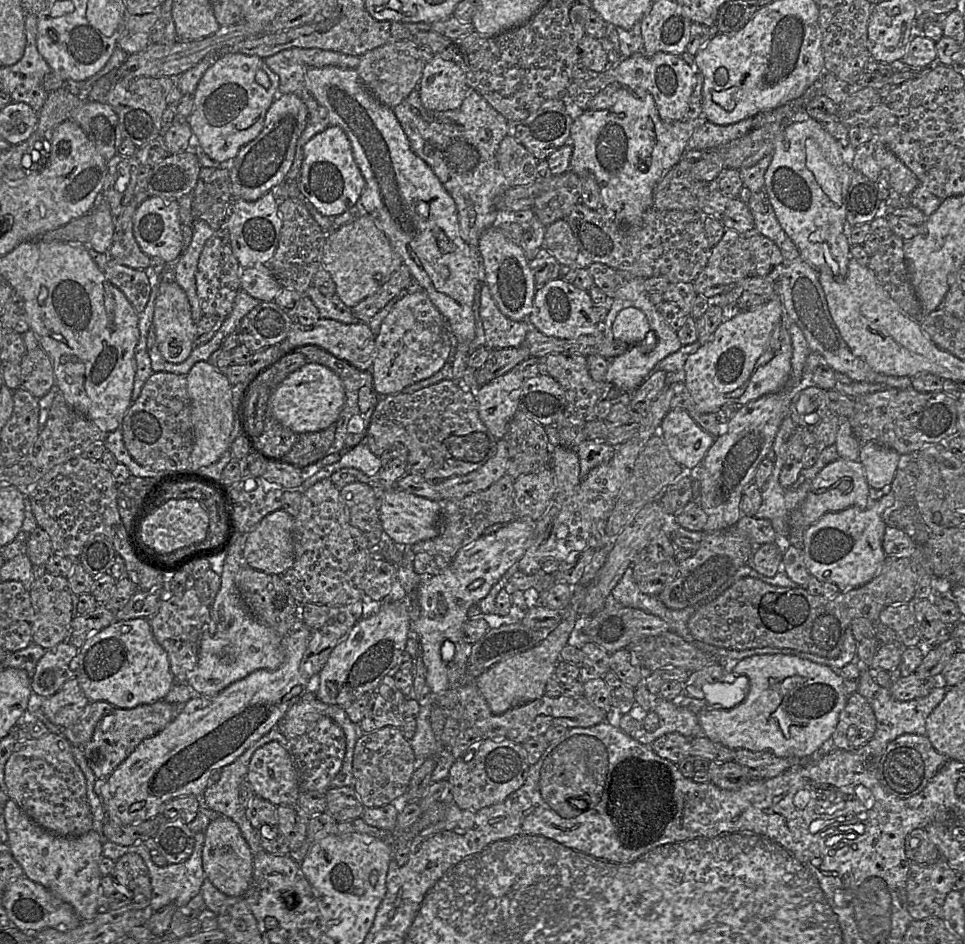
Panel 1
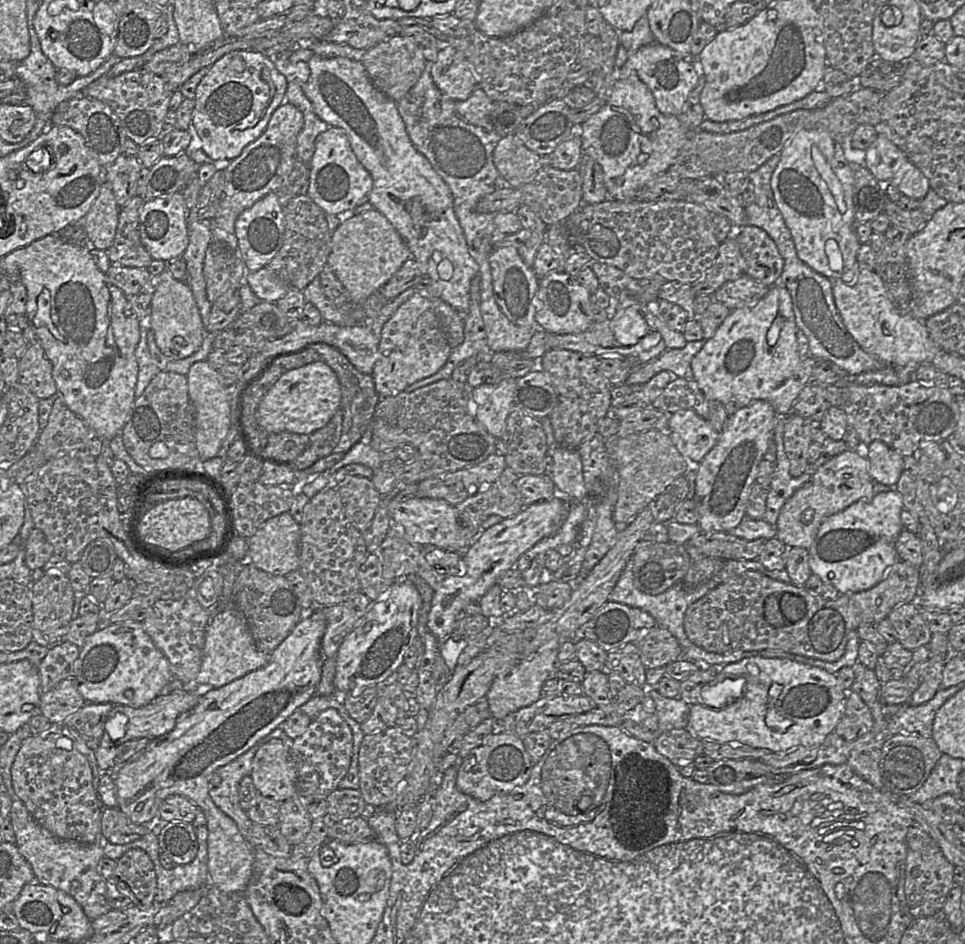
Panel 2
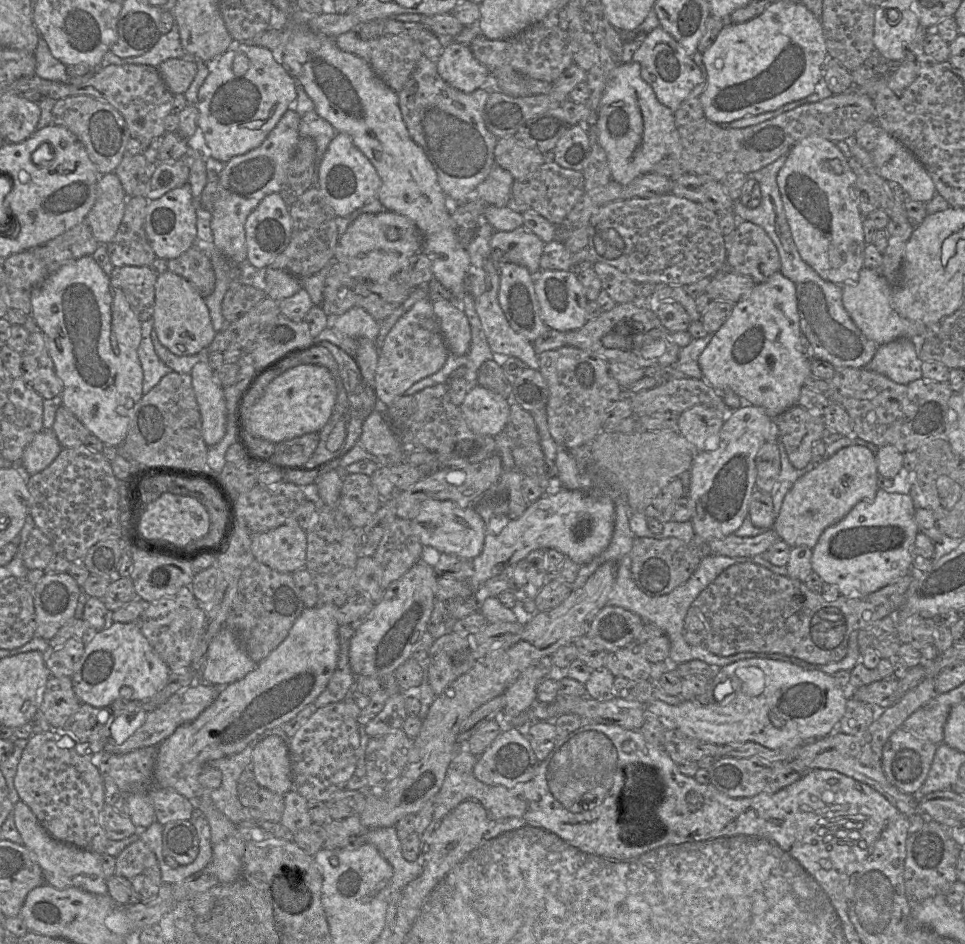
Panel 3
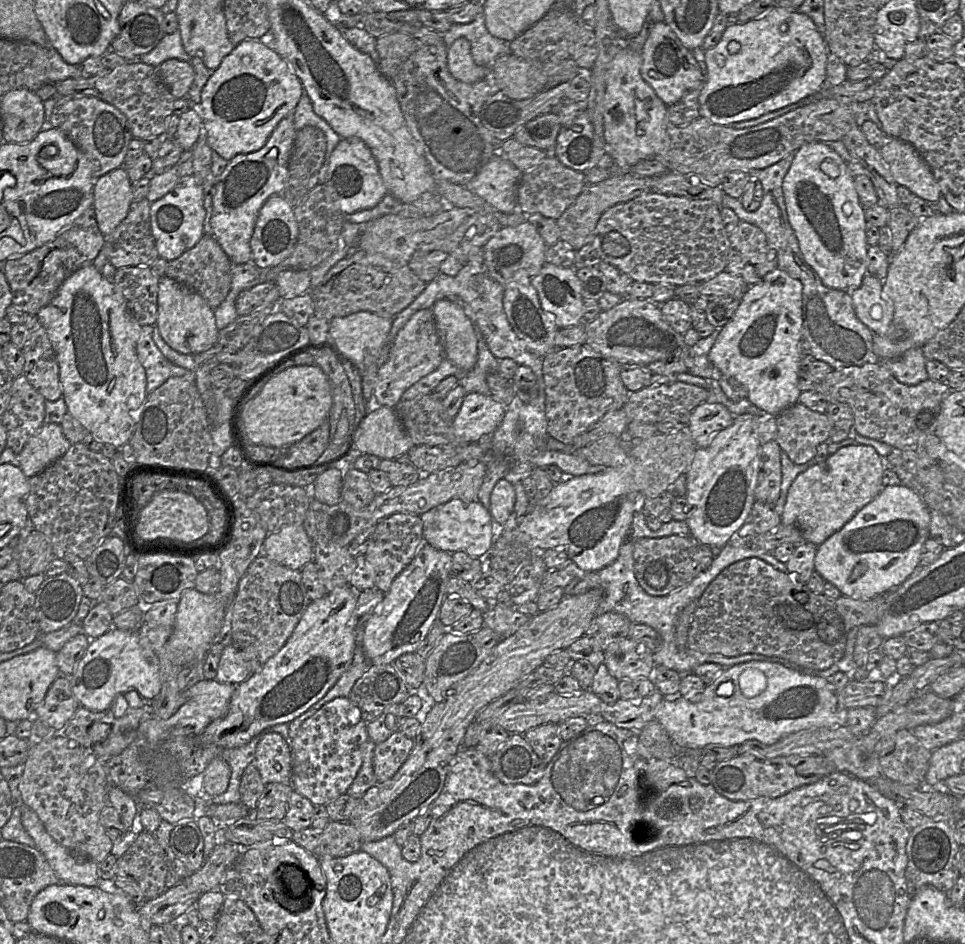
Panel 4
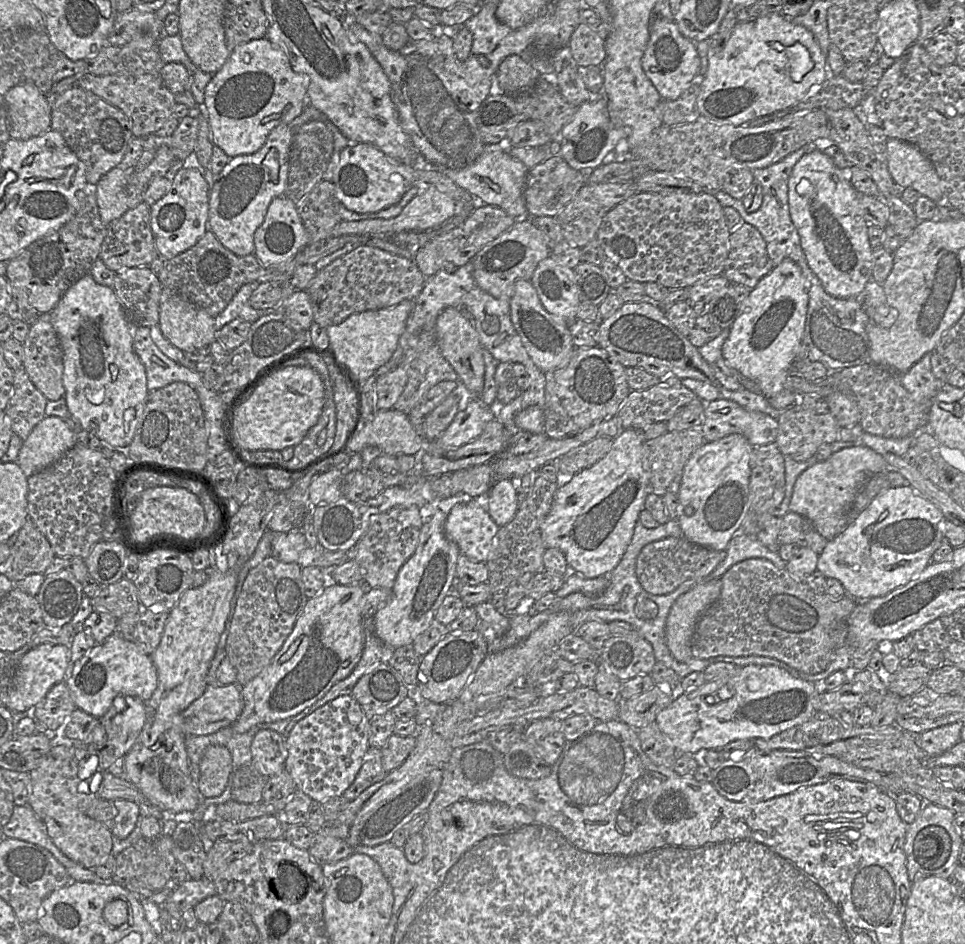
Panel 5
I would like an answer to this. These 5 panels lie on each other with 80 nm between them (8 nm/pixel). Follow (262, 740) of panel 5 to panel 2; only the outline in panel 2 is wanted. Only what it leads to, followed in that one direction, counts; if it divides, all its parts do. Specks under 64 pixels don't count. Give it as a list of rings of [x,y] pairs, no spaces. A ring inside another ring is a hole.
[[[271,739],[256,751],[250,776],[263,796],[284,802],[297,795],[297,770],[289,749],[280,739]]]

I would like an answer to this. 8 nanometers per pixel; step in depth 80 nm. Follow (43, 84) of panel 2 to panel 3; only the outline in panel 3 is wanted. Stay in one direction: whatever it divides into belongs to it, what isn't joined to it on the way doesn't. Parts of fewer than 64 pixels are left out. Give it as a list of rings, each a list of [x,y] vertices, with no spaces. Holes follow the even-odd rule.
[[[41,36],[34,51],[34,57],[36,60],[35,76],[71,85],[85,83],[98,69],[101,68],[101,66],[93,68],[93,71],[82,76],[69,76],[67,74],[67,66],[51,54],[47,43]]]

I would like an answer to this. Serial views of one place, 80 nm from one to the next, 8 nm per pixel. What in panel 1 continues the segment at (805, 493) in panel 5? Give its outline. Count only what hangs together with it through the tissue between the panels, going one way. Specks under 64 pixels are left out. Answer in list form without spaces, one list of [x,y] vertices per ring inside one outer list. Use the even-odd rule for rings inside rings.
[[[839,457],[826,465],[812,480],[811,488],[803,502],[790,513],[789,543],[802,549],[805,530],[826,513],[839,512],[850,507],[870,508],[875,501],[869,497],[869,489],[870,486],[867,483],[864,468],[858,460],[851,461]]]

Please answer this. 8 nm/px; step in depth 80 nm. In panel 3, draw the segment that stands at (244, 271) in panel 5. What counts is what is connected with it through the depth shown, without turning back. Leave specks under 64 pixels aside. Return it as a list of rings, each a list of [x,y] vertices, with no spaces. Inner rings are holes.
[[[194,245],[179,257],[168,260],[167,268],[189,281],[204,298],[215,289],[216,277],[211,260]]]

